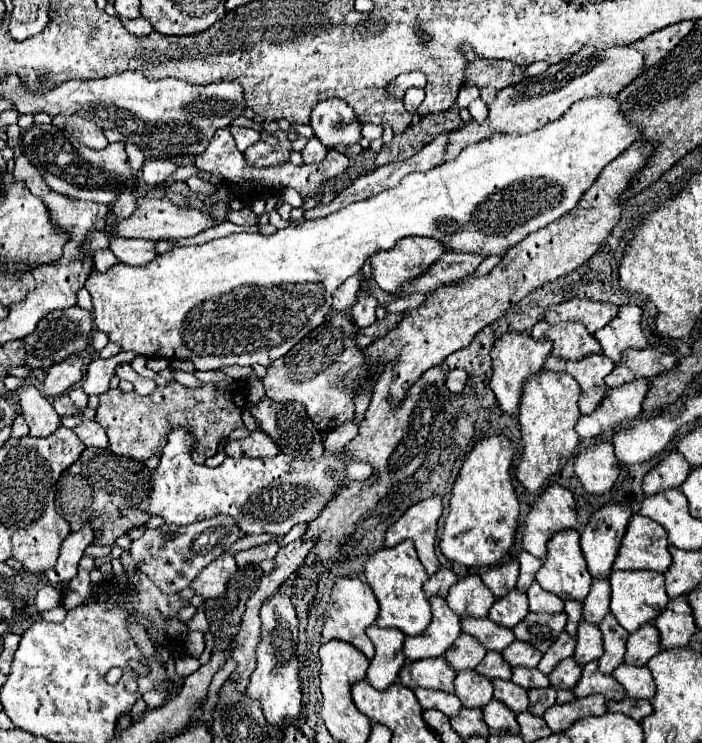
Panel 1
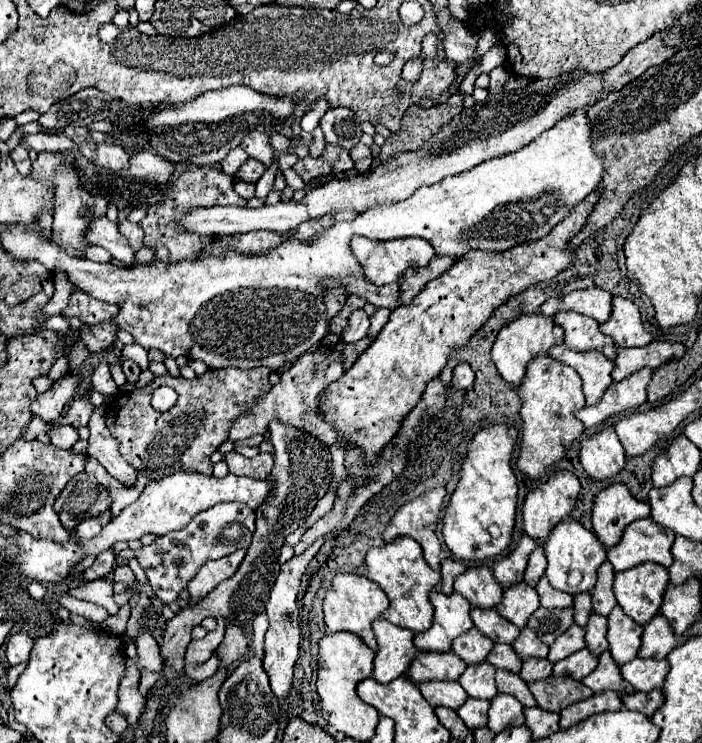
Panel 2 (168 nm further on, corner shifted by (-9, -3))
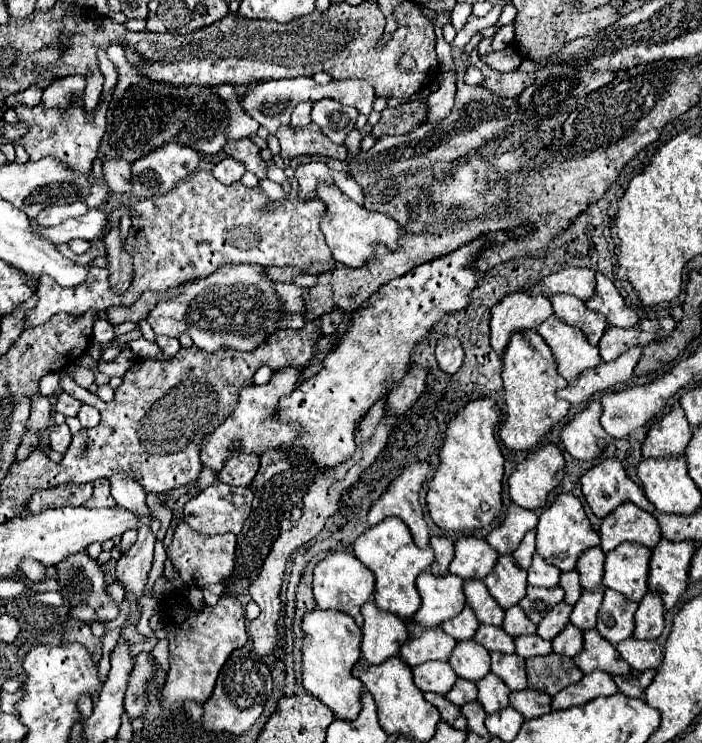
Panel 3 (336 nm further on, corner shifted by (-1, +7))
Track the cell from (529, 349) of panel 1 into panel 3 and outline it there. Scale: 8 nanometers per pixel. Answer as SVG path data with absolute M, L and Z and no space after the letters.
M527 292L507 294L491 308L491 346L503 354L509 336L519 330L535 330L553 314L553 306L545 296Z

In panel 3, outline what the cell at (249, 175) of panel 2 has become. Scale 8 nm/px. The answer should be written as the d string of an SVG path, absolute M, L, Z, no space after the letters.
M227 156L227 158L223 158L219 164L213 166L211 174L213 174L219 182L223 182L223 184L233 184L233 182L239 182L239 180L241 180L241 176L245 174L245 166Z

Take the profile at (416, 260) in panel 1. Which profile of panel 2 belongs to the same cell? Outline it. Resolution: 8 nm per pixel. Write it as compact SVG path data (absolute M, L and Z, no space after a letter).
M353 236L351 250L357 256L357 260L363 264L367 280L373 282L375 286L397 282L409 268L423 268L435 256L435 250L423 238L399 238L391 242L377 242L377 240L367 240L363 236Z

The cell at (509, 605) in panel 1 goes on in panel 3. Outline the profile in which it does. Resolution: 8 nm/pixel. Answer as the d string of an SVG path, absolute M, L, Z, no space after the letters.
M505 554L497 558L497 564L491 570L491 574L487 574L485 584L491 596L497 600L497 604L503 610L507 610L525 596L525 588L527 588L525 576L527 572L515 564L513 556Z

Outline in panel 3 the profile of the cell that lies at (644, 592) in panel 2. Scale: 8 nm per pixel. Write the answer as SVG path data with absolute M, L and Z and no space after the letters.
M623 542L605 558L603 586L621 592L625 598L639 602L647 594L651 550L637 542Z

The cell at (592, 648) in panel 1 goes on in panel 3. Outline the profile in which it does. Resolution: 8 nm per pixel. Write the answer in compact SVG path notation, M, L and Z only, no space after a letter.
M583 590L581 598L573 606L571 612L571 624L575 624L579 630L591 630L595 628L597 612L603 600L603 590Z

